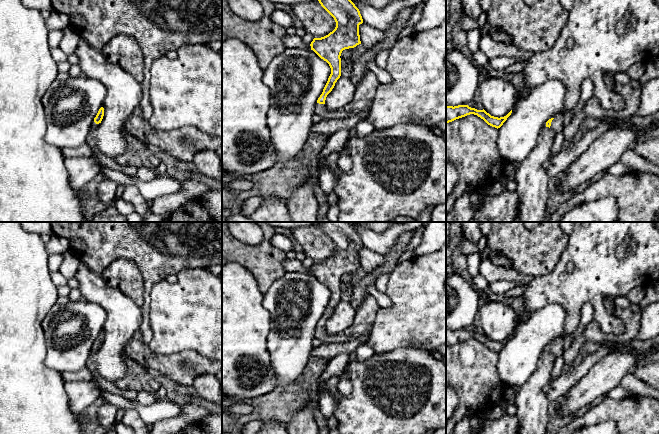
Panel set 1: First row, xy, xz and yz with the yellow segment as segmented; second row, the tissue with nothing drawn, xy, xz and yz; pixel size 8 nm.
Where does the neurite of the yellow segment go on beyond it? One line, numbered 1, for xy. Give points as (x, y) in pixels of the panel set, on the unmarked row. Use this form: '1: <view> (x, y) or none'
1: xy (94, 349)

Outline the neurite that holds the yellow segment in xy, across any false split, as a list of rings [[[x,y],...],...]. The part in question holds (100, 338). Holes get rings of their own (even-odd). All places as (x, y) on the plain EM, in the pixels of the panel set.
[[[101,331],[99,333],[96,341],[94,342],[94,345],[92,346],[92,349],[91,349],[92,354],[96,353],[100,349],[100,347],[101,347],[101,345],[103,343],[103,340],[104,340],[104,332]]]

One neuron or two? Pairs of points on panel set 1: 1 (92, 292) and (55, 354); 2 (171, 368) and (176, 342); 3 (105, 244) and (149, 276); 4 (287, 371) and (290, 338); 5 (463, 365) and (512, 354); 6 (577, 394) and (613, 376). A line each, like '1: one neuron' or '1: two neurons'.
1: two neurons
2: two neurons
3: one neuron
4: one neuron
5: two neurons
6: one neuron

